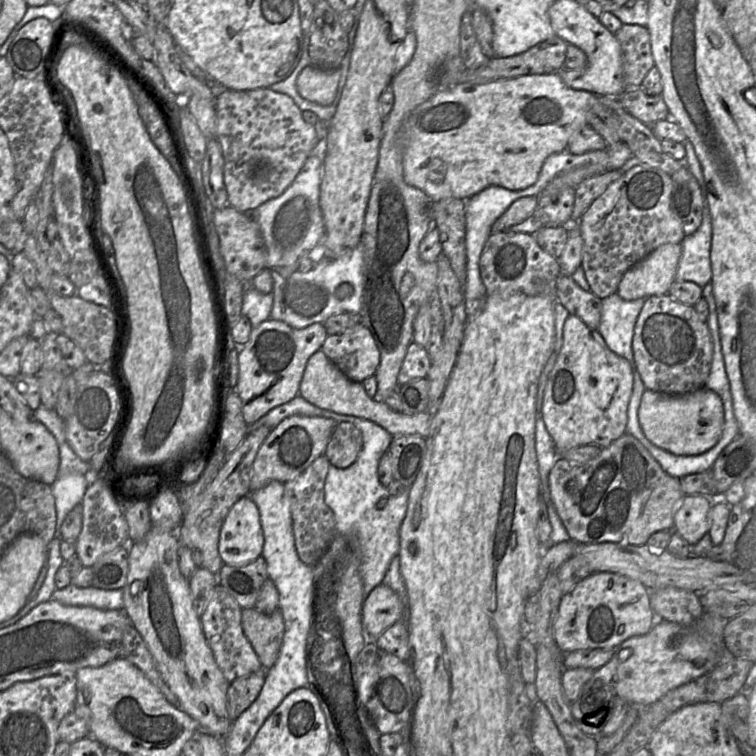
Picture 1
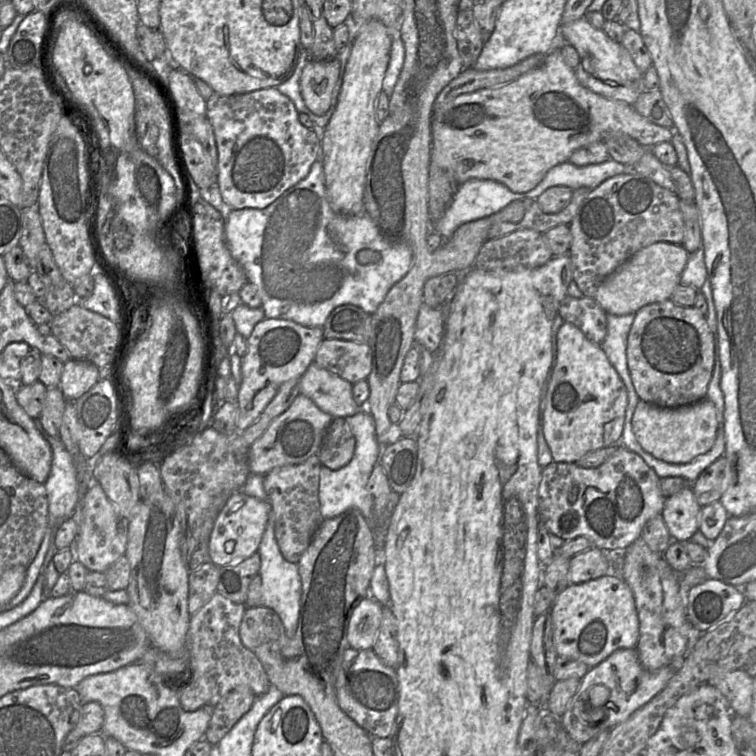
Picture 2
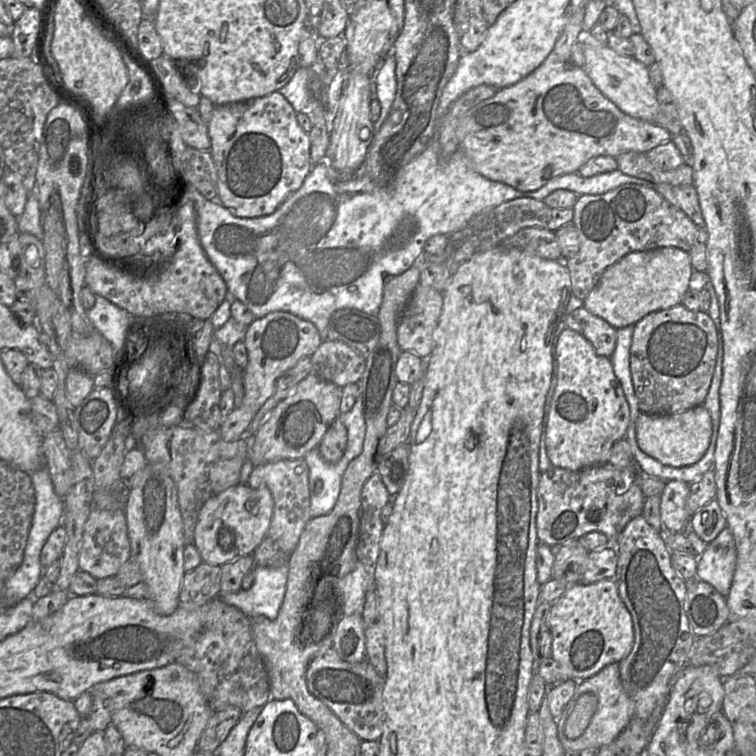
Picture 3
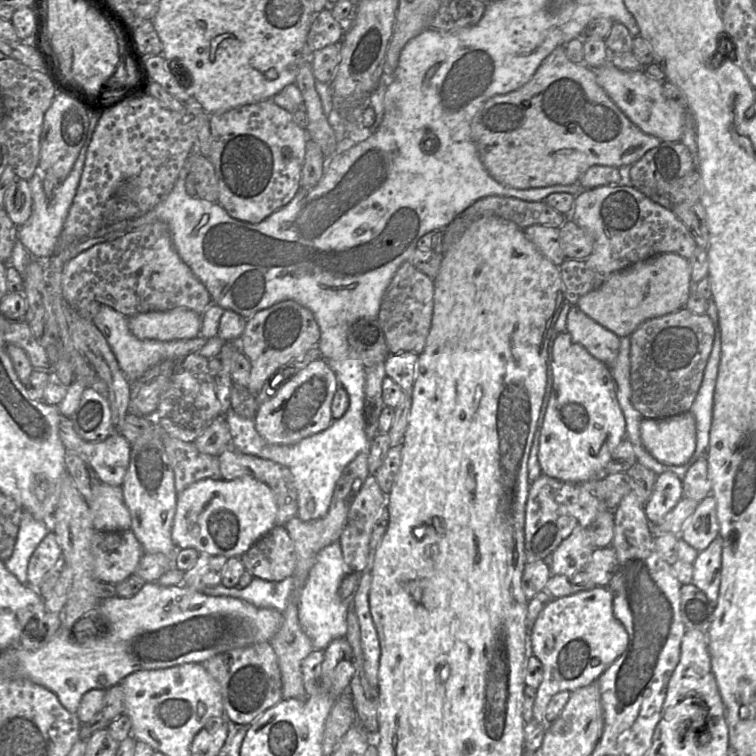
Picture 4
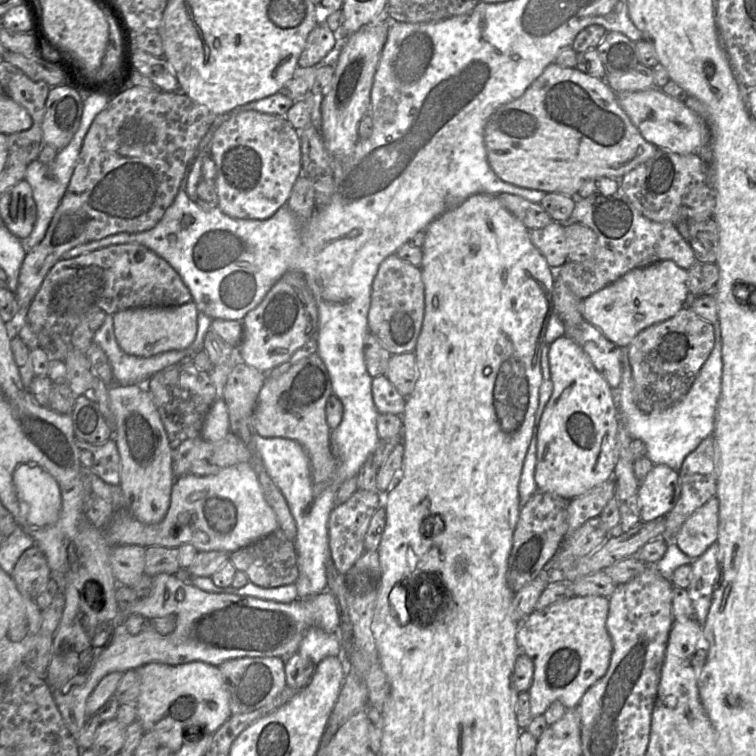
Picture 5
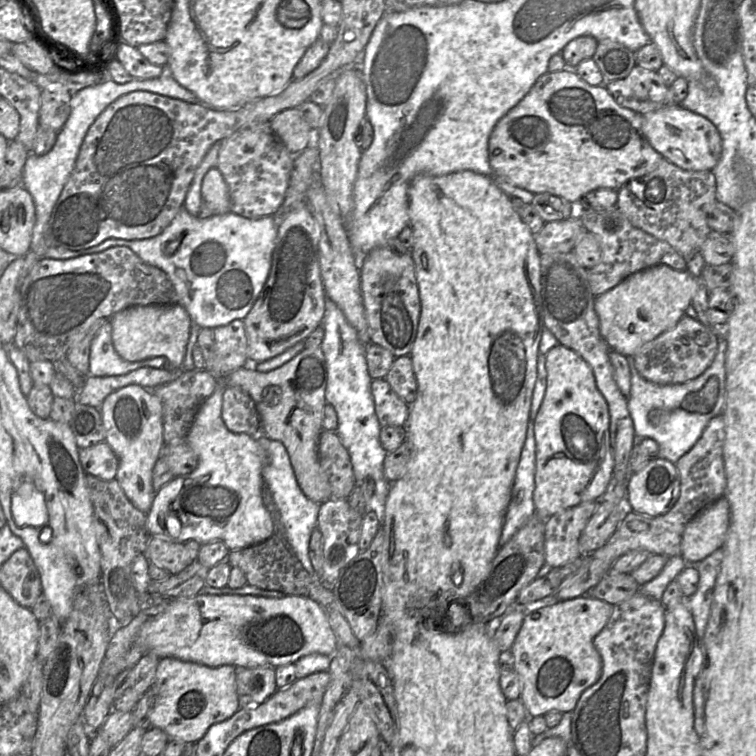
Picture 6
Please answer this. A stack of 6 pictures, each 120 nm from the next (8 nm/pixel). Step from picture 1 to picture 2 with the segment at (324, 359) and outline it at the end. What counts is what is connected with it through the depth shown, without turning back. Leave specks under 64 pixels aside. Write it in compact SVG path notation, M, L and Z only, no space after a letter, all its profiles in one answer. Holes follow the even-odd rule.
M314 361L300 378L300 393L310 398L322 411L333 417L353 416L364 409L353 399L353 384L319 367Z

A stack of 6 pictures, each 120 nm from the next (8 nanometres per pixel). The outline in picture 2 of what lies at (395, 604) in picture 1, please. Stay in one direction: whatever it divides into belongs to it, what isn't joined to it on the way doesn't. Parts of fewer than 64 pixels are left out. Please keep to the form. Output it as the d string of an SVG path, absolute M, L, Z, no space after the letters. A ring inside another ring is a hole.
M366 596L354 608L347 630L349 647L356 650L372 649L382 621L382 605Z

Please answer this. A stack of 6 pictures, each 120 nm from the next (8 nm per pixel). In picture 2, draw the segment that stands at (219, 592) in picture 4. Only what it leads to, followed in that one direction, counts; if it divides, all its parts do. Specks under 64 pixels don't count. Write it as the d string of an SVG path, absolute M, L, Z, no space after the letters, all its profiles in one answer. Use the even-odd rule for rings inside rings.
M272 509L257 553L261 559L258 573L262 580L260 605L273 609L279 615L286 634L289 637L293 637L297 630L300 614L302 582L297 564L287 561L280 551L275 537Z

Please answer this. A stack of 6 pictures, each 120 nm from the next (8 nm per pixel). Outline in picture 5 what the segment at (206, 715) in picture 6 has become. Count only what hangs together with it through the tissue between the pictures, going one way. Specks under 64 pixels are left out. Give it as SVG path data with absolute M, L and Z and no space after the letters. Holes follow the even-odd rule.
M151 662L135 669L140 678L140 694L135 703L137 720L141 723L144 733L152 733L160 746L170 748L177 753L185 741L193 740L194 736L213 735L232 715L229 695L224 678L217 666L204 662L189 662L180 665L168 665Z

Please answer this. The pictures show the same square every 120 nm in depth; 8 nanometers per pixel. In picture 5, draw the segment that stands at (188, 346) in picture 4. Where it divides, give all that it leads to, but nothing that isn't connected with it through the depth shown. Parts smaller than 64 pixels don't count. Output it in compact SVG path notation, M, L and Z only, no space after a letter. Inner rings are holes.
M199 312L197 321L197 334L192 345L188 349L170 350L147 358L129 355L120 348L115 338L114 320L113 315L111 314L106 314L103 325L96 331L94 335L93 342L99 345L107 355L116 383L119 385L146 385L148 380L159 371L179 363L185 357L195 357L204 349L204 337L207 331L211 329L213 319L206 314Z

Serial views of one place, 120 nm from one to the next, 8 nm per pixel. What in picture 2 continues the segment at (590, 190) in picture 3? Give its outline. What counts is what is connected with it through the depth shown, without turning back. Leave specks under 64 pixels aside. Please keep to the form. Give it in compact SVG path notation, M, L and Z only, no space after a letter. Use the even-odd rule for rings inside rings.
M612 158L599 164L590 164L582 167L573 165L570 161L552 167L532 190L526 193L517 193L518 200L529 198L537 199L546 189L553 186L568 187L572 190L581 187L595 189L603 181L618 174L635 174L632 165L624 165Z

